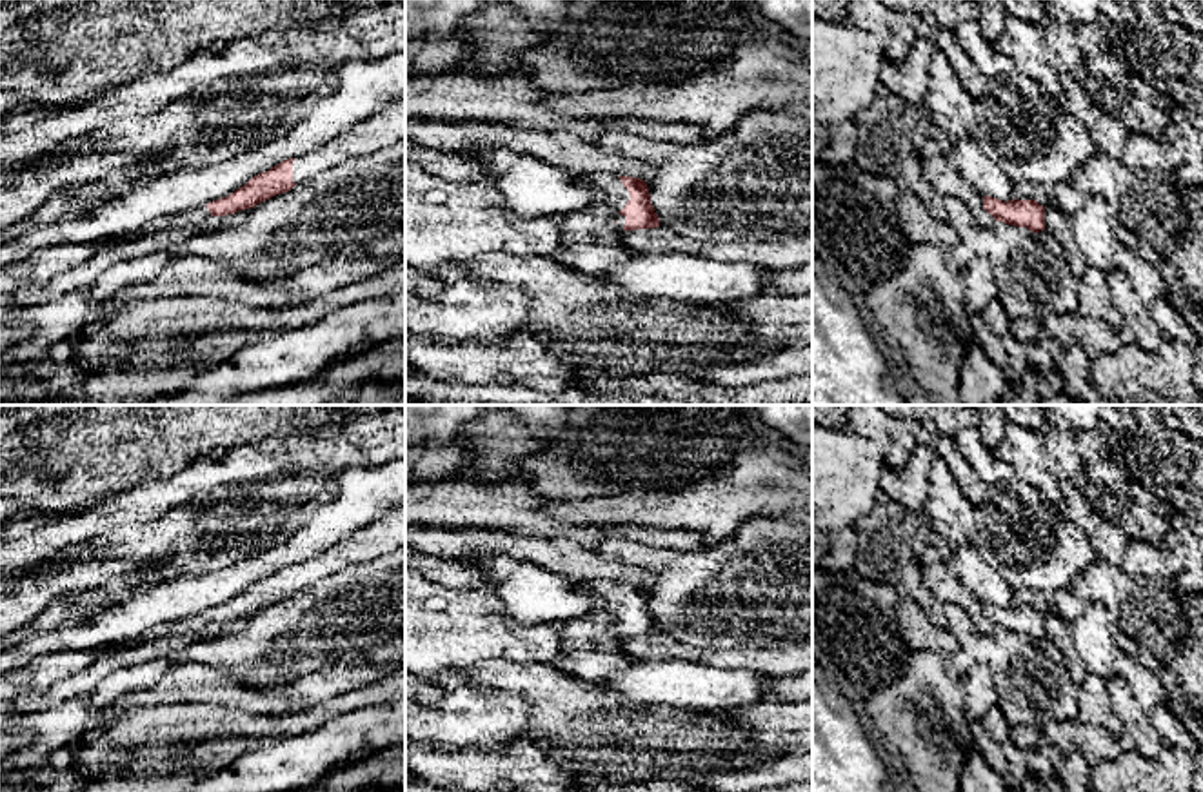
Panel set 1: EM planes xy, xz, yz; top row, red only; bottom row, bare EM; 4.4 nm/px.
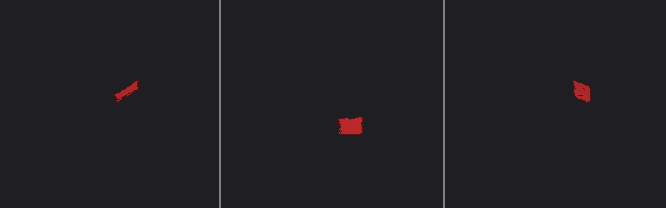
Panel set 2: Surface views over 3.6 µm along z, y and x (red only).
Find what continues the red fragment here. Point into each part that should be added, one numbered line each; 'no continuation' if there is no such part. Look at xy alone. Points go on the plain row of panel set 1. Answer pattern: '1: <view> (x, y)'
1: xy (387, 533)
2: xy (197, 623)

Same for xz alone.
1: xz (615, 603)

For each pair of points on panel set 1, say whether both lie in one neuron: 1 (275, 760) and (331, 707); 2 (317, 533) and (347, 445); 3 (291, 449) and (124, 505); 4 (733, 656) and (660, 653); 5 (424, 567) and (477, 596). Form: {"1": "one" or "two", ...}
{"1": "two", "2": "two", "3": "one", "4": "one", "5": "two"}

